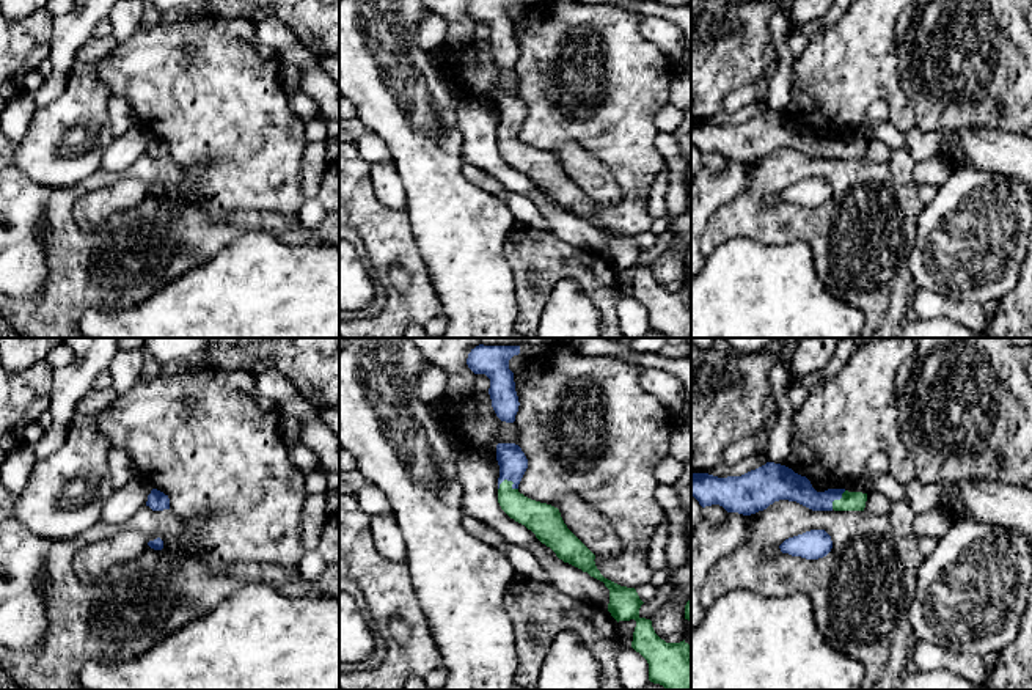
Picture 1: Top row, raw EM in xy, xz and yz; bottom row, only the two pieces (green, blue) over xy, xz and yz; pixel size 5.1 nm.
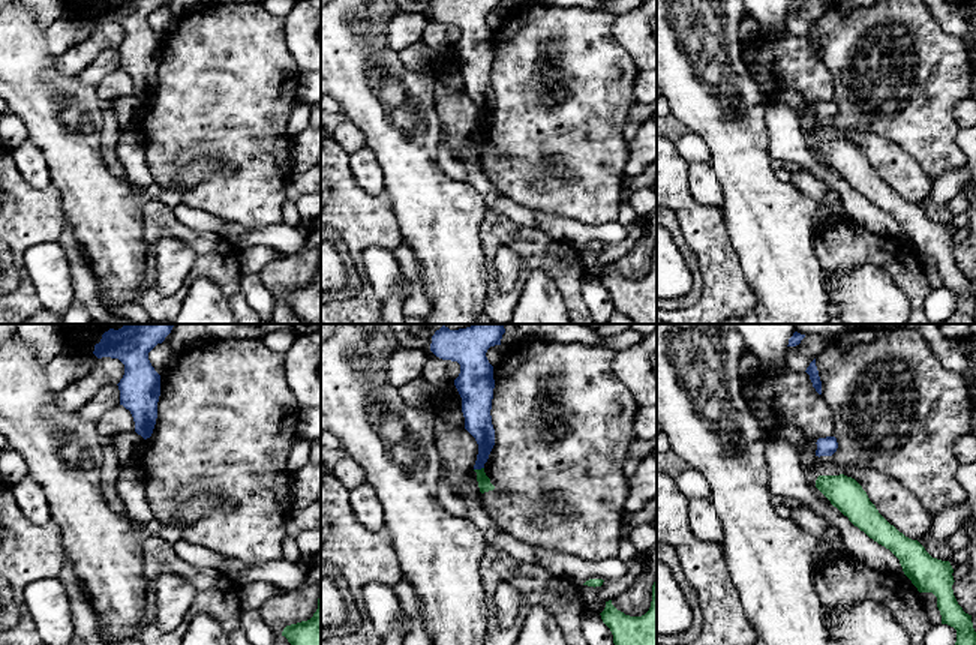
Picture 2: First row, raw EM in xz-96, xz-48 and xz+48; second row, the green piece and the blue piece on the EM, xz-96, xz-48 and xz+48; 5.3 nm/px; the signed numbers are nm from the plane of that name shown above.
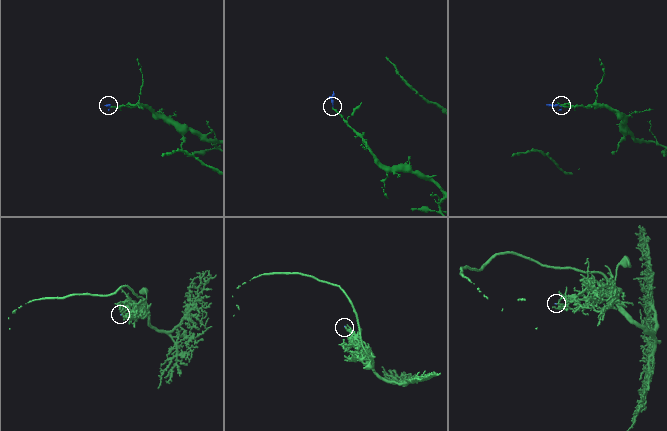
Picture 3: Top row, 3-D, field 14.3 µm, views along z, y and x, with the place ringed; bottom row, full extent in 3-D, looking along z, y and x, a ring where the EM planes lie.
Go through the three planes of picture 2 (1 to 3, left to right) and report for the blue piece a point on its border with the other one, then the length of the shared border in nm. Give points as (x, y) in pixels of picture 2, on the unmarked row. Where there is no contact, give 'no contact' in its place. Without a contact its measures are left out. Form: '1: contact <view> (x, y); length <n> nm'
1: no contact
2: contact xz-48 (479, 134); length 60 nm
3: no contact

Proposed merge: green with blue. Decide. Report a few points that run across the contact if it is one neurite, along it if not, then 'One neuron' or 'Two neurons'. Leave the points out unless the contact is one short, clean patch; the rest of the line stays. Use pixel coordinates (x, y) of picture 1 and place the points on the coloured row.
Line: xz (539, 517), (508, 491), (508, 481), (512, 462). One neuron

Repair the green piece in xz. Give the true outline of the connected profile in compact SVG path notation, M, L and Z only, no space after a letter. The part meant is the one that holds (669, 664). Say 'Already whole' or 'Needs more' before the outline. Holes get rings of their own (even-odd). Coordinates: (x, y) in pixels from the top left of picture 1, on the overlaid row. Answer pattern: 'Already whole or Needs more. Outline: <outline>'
Needs more. Outline: M498 443L496 461L500 465L498 478L498 503L501 509L515 522L531 530L536 538L550 547L559 560L569 563L591 577L605 583L609 589L608 611L619 621L636 621L633 632L631 648L639 652L649 663L649 681L663 685L666 690L691 690L691 648L683 640L680 643L666 643L661 640L653 627L652 621L639 616L639 608L644 604L635 588L620 586L605 578L595 566L595 555L567 528L558 508L531 500L518 492L518 484L528 468L528 459L521 448L515 443Z

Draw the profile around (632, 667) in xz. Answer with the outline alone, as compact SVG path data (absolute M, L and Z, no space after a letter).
M622 646L616 662L620 684L627 690L642 690L650 684L649 663L633 648Z

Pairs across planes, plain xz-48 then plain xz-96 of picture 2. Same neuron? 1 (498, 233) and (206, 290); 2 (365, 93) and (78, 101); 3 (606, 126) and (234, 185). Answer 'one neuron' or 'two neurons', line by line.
1: two neurons
2: one neuron
3: one neuron

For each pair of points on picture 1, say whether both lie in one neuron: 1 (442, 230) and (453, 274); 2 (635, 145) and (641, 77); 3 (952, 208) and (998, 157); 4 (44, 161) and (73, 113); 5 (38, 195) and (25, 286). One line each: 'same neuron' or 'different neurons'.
1: same neuron
2: same neuron
3: different neurons
4: same neuron
5: same neuron

